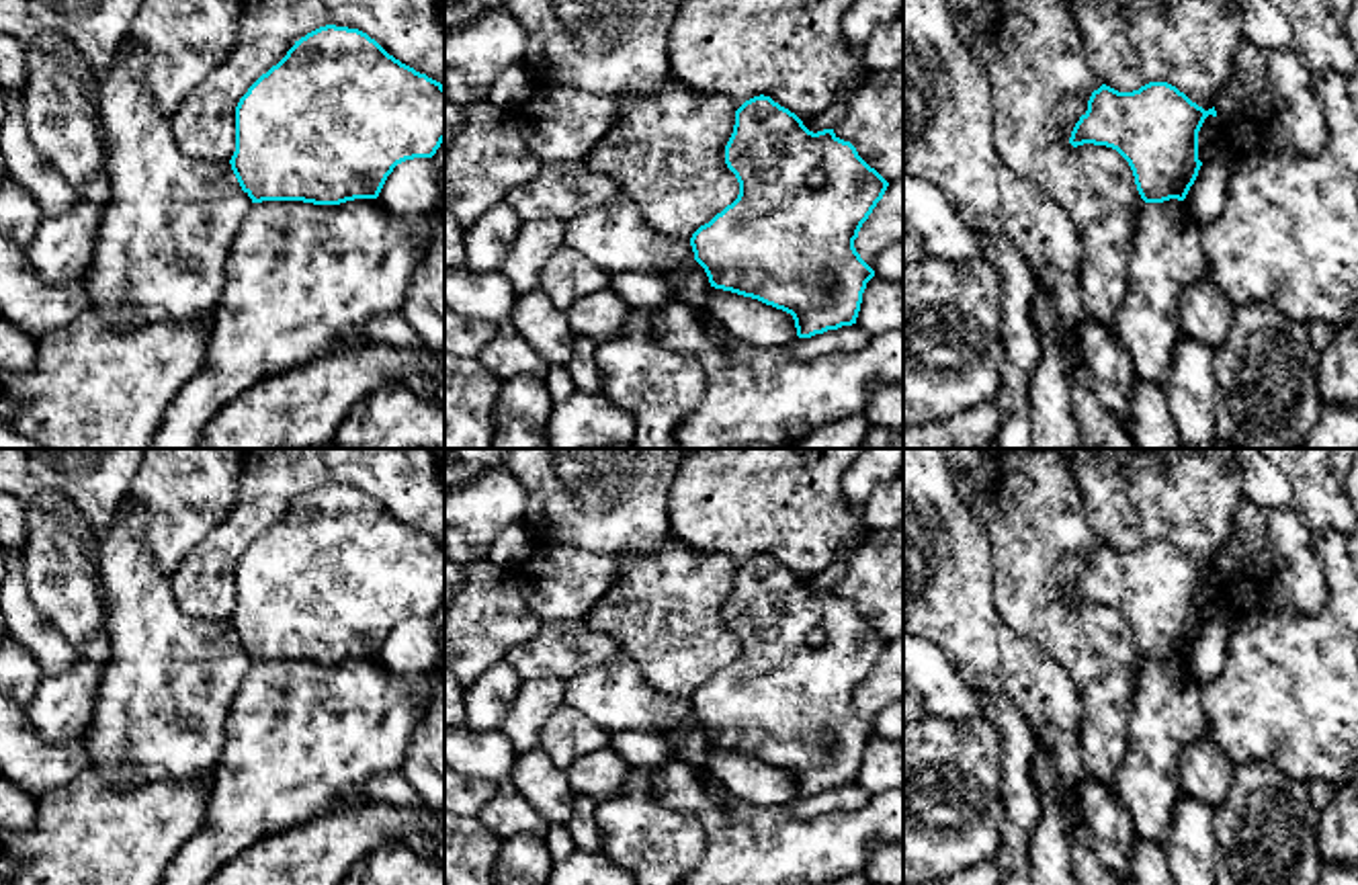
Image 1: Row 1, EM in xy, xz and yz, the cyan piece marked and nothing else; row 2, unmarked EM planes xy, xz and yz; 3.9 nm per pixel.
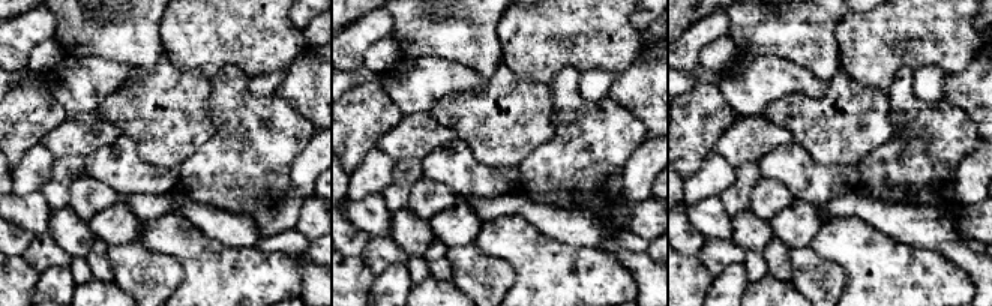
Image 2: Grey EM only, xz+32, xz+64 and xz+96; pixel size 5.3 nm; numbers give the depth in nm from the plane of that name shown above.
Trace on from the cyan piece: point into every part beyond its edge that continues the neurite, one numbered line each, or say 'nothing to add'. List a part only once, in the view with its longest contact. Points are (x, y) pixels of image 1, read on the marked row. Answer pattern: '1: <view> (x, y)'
nothing to add

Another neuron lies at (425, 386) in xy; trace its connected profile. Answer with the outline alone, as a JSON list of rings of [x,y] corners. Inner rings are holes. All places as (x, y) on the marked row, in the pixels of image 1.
[[[399,369],[395,373],[397,385],[410,389],[418,397],[434,402],[444,410],[444,375],[428,375],[416,369]]]

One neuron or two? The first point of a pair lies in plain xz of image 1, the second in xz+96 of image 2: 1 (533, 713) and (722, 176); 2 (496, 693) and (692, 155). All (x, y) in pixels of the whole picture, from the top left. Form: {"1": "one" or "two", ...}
{"1": "two", "2": "two"}

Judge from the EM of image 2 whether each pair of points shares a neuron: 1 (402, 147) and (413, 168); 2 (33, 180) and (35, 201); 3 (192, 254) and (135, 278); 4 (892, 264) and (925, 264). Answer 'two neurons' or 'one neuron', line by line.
1: two neurons
2: two neurons
3: two neurons
4: one neuron

